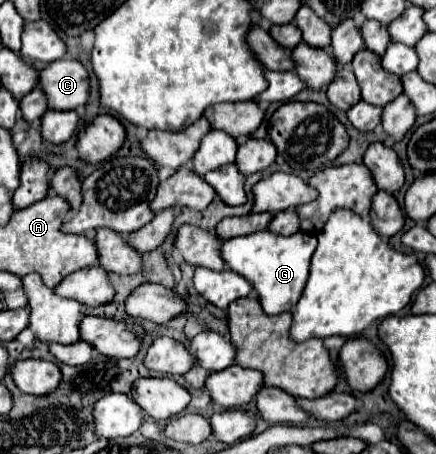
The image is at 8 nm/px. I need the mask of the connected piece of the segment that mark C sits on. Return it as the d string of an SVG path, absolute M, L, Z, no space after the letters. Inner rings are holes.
M59 59L59 61L49 63L45 69L41 69L39 87L47 97L49 109L55 109L55 111L69 111L69 109L83 107L89 99L89 75L85 67L73 59Z

